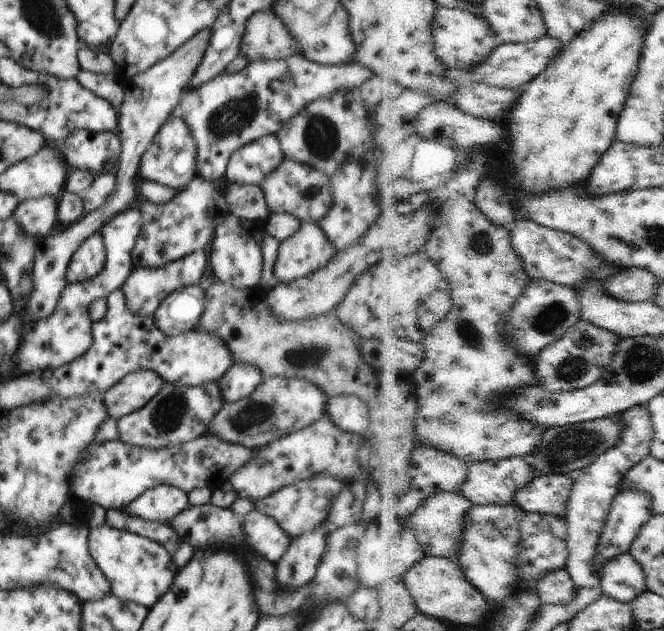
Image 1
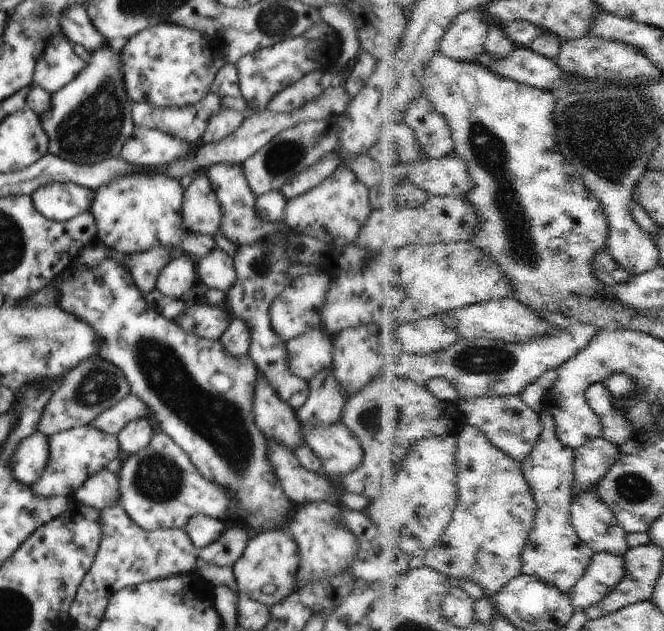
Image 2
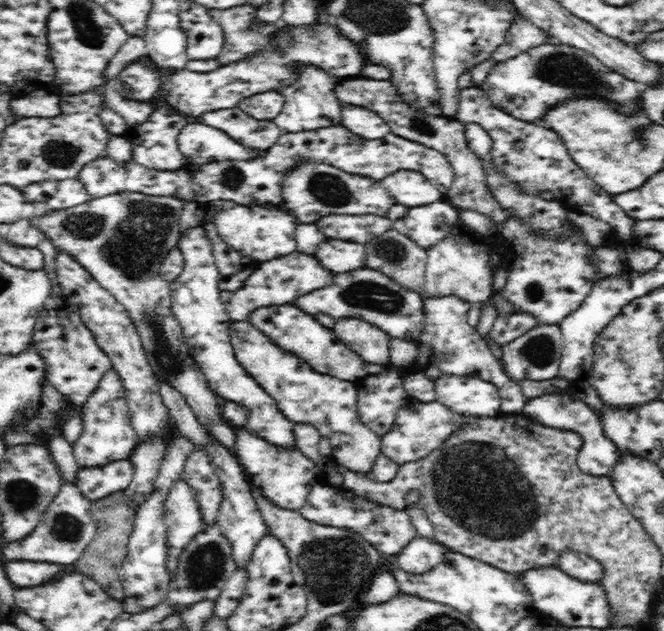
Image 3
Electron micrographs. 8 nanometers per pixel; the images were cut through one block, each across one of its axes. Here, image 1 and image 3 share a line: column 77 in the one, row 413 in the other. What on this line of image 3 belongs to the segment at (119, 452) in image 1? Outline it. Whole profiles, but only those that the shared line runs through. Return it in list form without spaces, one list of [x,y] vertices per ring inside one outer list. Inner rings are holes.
[[[440,375],[434,379],[435,400],[454,412],[474,417],[499,416],[500,394],[496,385],[478,377]]]

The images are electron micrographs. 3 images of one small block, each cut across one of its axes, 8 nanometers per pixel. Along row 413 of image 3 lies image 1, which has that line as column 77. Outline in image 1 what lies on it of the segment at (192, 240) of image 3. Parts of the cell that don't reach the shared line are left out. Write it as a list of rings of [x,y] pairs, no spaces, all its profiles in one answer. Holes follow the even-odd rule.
[[[101,231],[92,233],[74,252],[66,272],[68,284],[88,282],[98,276],[106,262],[106,248]]]

